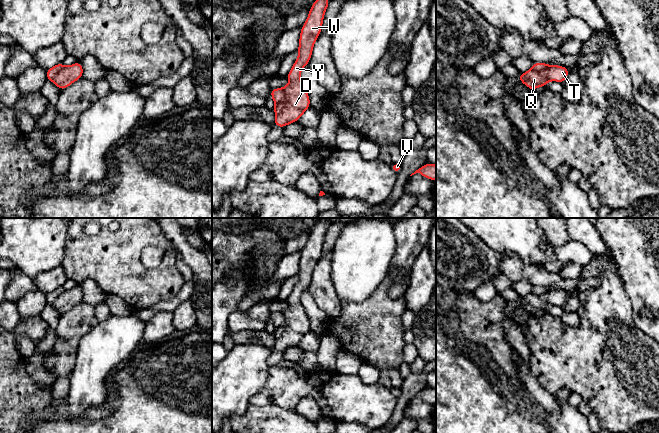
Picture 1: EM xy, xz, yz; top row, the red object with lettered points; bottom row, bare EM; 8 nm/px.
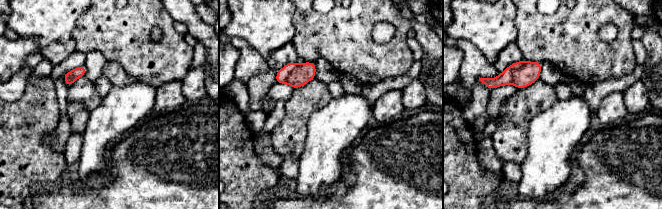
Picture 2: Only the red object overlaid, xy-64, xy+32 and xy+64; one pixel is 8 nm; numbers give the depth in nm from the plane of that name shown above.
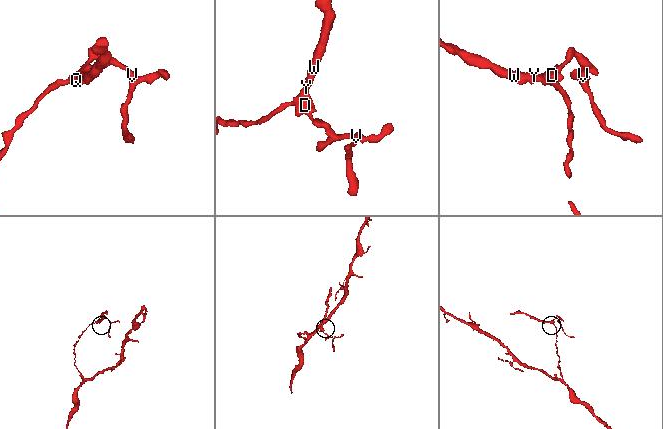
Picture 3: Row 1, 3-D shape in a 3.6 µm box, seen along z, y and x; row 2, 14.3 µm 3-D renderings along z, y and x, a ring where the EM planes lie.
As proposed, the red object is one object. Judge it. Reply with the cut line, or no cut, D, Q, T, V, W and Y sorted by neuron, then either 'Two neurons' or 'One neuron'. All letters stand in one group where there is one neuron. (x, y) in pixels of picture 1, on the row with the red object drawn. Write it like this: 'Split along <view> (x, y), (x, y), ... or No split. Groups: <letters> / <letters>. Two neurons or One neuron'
Split along xz (282, 88), (284, 98), (276, 104). Groups: D Q T W Y / V. Two neurons

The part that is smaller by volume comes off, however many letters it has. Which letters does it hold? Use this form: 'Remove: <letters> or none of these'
Remove: D, Q, T, W, Y

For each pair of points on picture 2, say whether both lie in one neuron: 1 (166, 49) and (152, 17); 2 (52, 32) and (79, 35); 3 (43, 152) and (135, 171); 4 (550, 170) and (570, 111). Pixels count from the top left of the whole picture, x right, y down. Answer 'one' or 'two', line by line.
1: one
2: two
3: two
4: one

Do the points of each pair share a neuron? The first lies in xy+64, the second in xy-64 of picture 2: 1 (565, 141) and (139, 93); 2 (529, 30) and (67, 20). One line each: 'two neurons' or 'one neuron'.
1: one neuron
2: two neurons

